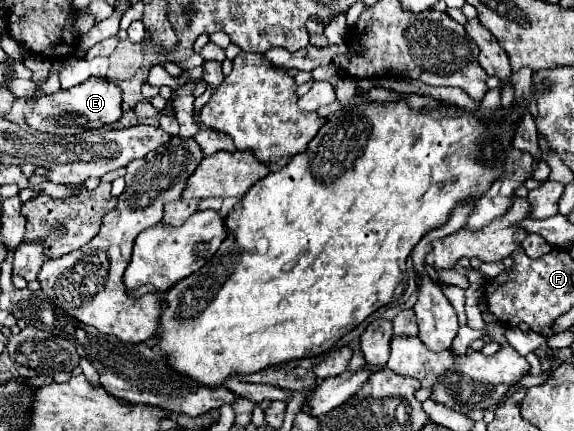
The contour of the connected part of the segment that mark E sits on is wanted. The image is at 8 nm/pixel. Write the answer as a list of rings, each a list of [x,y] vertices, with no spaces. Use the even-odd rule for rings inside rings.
[[[91,76],[83,84],[71,88],[71,90],[59,90],[51,96],[39,96],[31,104],[25,106],[25,118],[27,124],[33,130],[39,132],[49,132],[49,134],[81,134],[83,130],[93,130],[101,128],[105,124],[113,124],[121,118],[121,90],[119,86],[111,84],[105,78],[95,78]]]

